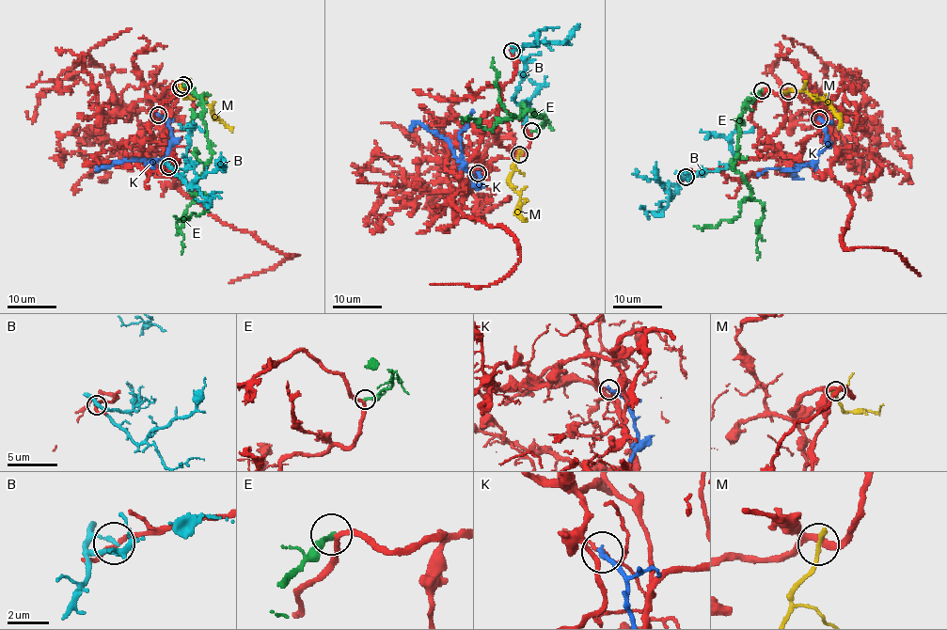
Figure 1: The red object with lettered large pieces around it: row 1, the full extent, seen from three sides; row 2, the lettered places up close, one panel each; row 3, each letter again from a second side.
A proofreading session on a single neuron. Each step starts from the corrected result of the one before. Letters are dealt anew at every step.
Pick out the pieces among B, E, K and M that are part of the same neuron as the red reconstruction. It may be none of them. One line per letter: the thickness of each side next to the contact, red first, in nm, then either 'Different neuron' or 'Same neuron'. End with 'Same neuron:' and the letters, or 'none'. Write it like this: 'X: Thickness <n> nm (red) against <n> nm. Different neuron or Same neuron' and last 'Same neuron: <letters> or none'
B: Thickness 200 nm (red) against 170 nm. Different neuron
E: Thickness 240 nm (red) against 240 nm. Different neuron
K: Thickness 100 nm (red) against 240 nm. Different neuron
M: Thickness 260 nm (red) against 280 nm. Different neuron
Same neuron: none

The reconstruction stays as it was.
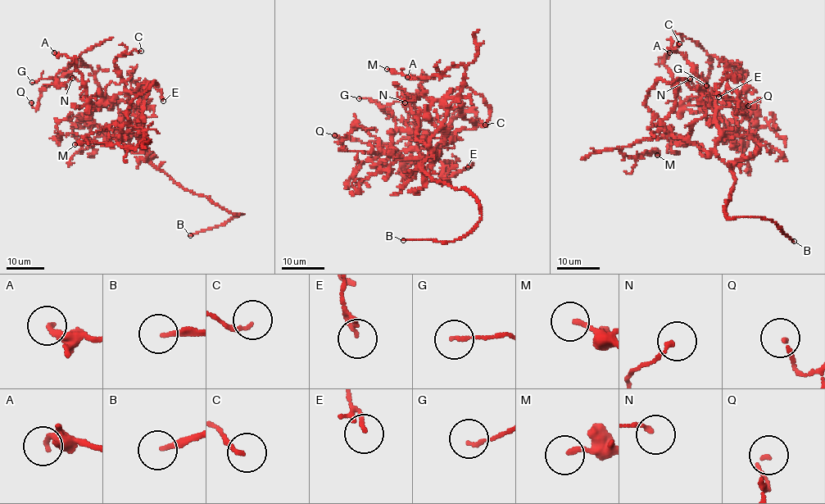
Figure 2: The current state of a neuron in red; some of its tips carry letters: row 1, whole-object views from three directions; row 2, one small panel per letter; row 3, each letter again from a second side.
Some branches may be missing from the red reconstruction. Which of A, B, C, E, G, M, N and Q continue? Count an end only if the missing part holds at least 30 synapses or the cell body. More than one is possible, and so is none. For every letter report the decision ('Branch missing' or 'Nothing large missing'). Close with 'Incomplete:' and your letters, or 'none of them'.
A: Nothing large missing
B: Branch missing
C: Nothing large missing
E: Nothing large missing
G: Nothing large missing
M: Nothing large missing
N: Nothing large missing
Q: Nothing large missing
Incomplete: B

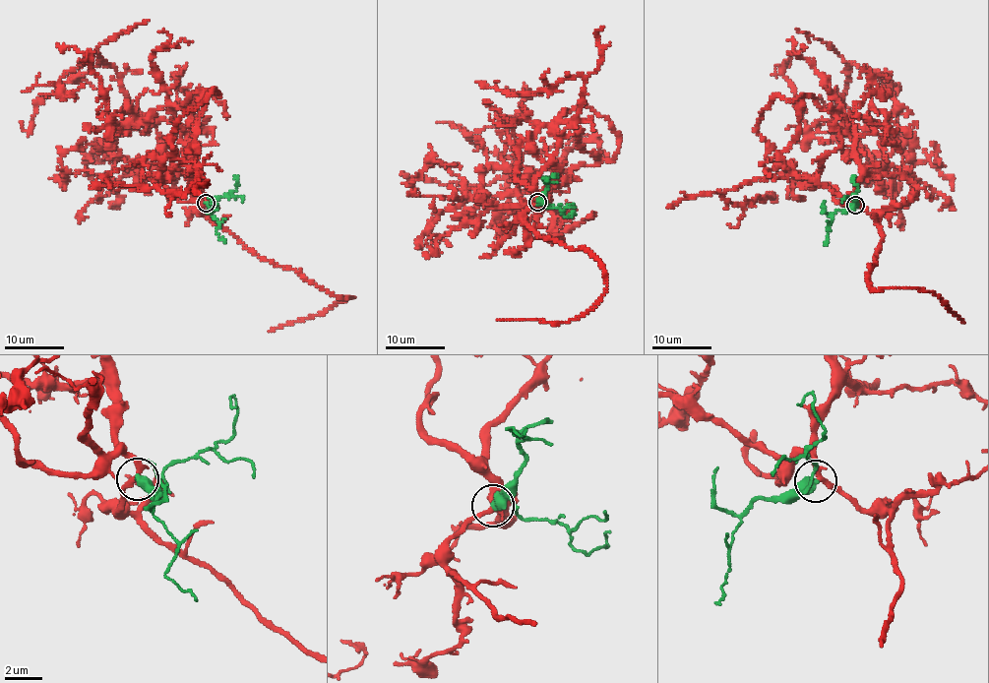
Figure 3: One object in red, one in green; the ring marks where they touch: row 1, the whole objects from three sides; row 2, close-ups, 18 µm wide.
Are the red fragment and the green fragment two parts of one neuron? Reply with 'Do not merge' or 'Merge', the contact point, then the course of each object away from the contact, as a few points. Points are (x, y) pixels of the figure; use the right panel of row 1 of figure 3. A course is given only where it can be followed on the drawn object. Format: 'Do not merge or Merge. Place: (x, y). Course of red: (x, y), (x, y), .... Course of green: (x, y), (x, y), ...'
Merge. Place: (855, 205). Course of red: (855, 205), (861, 177), (855, 141), (896, 109), (887, 82), (867, 71), (886, 83), (899, 140), (900, 133). Course of green: (855, 205), (835, 212), (828, 226), (827, 239), (823, 242)

